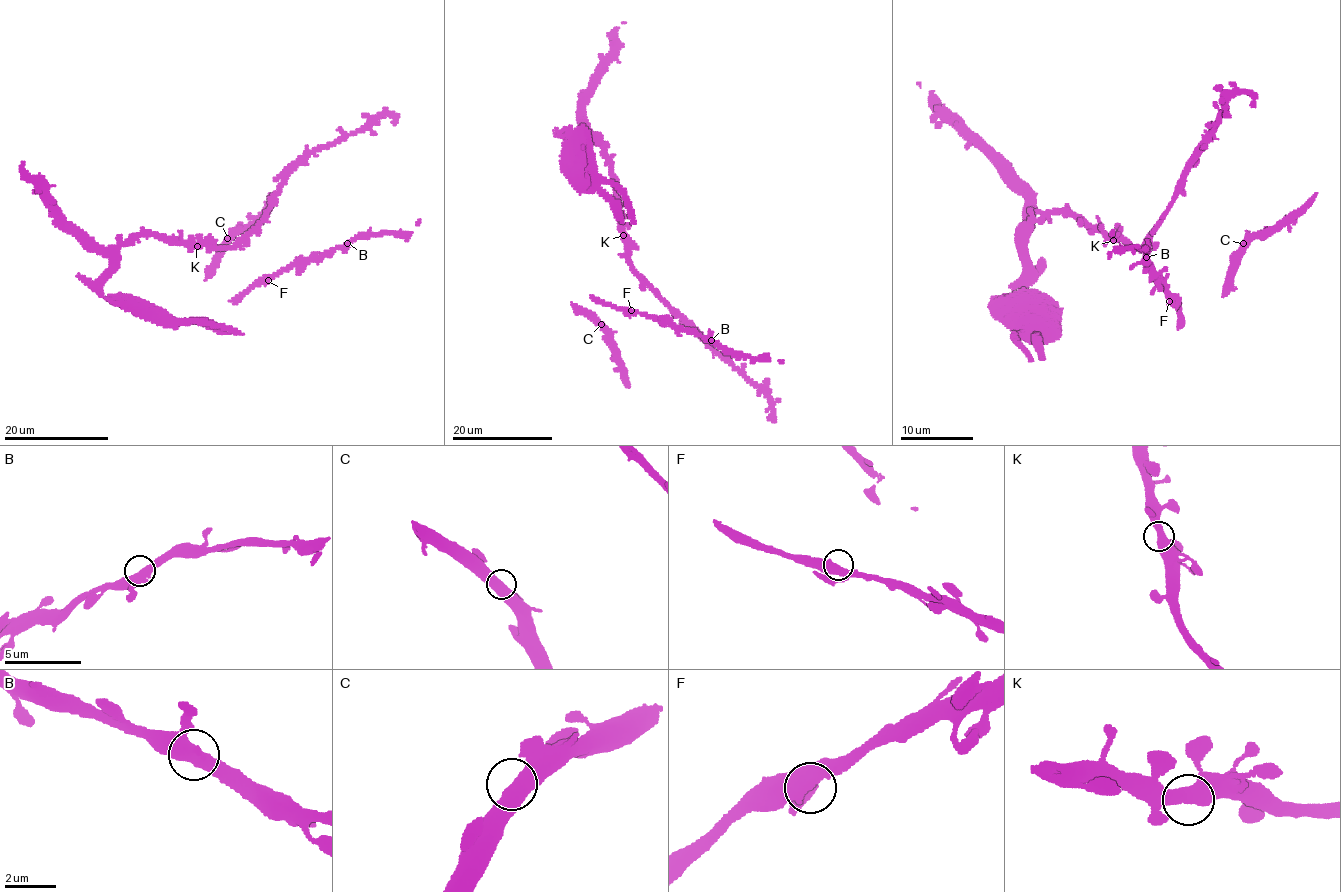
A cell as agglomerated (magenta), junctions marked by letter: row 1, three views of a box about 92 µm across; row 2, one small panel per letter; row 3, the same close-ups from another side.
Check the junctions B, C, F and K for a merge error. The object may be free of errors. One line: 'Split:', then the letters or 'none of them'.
Split: none of them

